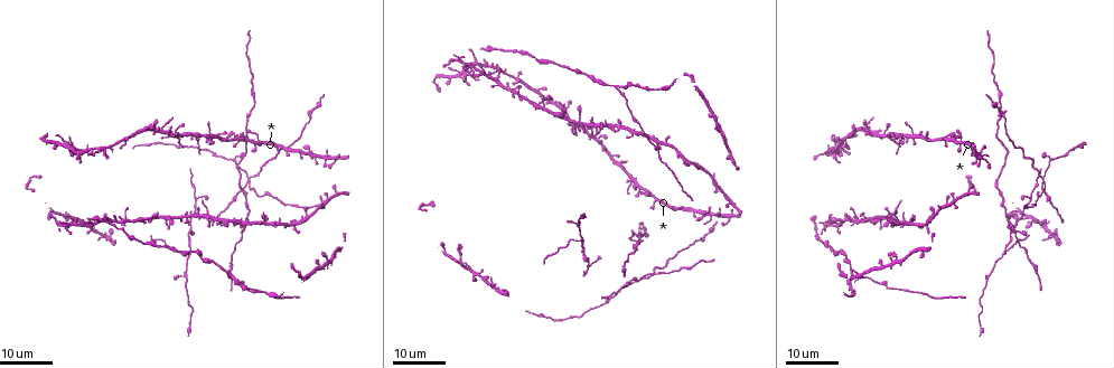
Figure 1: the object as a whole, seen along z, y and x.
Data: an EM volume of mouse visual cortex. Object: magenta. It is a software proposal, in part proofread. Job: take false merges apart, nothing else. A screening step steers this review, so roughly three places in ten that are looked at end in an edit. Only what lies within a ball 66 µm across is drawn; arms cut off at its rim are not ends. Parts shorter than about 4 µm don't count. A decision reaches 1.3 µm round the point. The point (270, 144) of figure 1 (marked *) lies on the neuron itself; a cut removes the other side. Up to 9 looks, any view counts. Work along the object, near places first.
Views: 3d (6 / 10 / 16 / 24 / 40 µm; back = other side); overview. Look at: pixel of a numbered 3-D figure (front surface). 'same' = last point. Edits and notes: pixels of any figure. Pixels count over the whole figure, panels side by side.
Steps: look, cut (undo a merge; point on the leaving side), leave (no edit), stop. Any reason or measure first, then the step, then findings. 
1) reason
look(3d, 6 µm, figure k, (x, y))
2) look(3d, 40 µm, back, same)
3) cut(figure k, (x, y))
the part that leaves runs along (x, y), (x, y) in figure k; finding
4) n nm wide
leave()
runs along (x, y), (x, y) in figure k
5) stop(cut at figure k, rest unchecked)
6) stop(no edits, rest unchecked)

two arms at a narrow angle
look(3d, 24 µm, figure 1, (1043, 175))

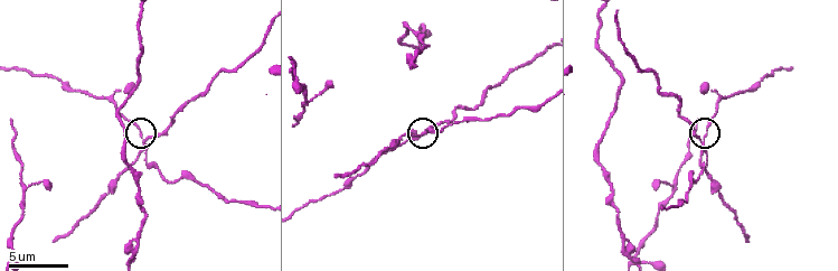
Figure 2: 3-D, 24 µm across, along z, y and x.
look(3d, 10 µm, figure 2, (703, 139))

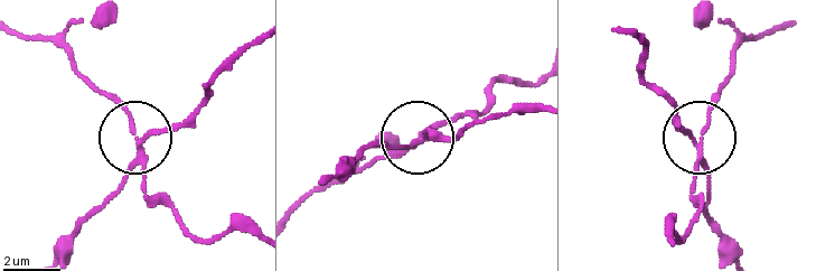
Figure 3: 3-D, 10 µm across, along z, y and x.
4 arms
cut(figure 3, (119, 192))
the part that leaves runs along (142, 155), (149, 138), (193, 114), (214, 78), (257, 39) in figure 3; two neurons meet here

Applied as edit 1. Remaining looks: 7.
arms part here
look(3d, 24 µm, figure 1, (582, 241))

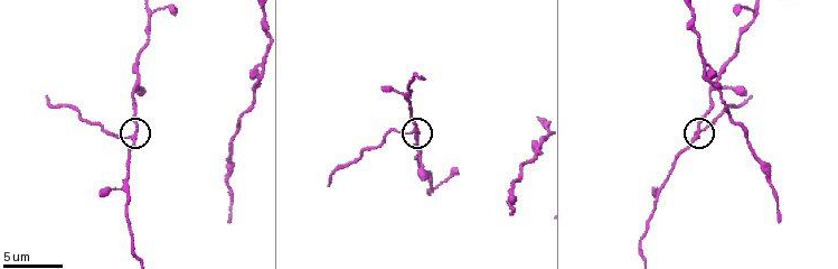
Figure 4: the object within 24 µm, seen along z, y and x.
look(3d, 6 µm, figure 4, (413, 131))

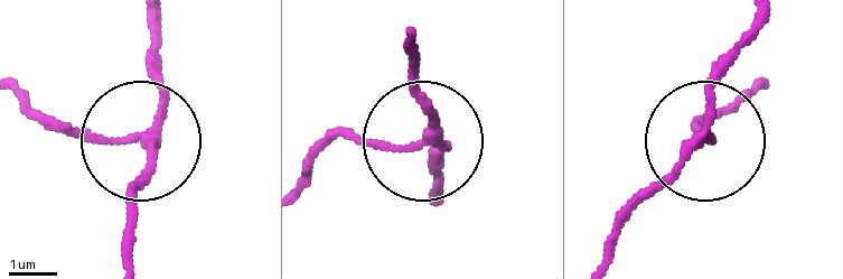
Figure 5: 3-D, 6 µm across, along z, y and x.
side arm 19 µm
cut(figure 5, (75, 135))
the part that leaves runs along (141, 131), (109, 143), (48, 128), (20, 103) in figure 5; a second neuron is stuck on

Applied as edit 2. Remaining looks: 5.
three arms meet
look(3d, 10 µm, figure 4, (416, 151))

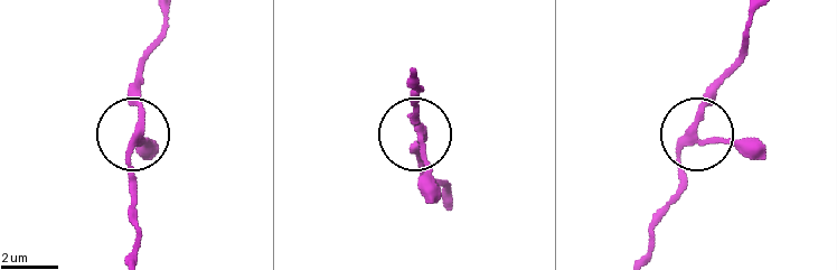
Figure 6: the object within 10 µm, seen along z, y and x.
look(3d, 6 µm, figure 6, (694, 138))

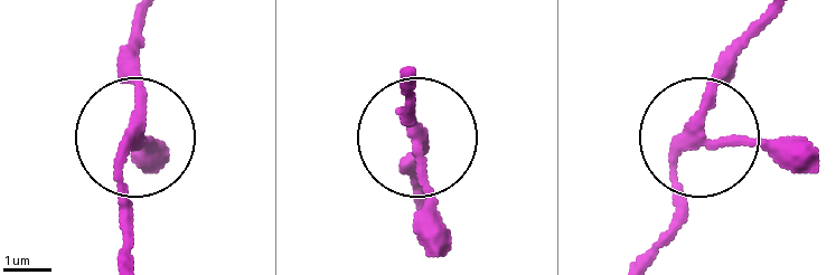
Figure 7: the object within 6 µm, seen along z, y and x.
3 arms
leave()
one neuron here

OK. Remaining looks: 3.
look(3d, 10 µm, figure 2, (596, 158))

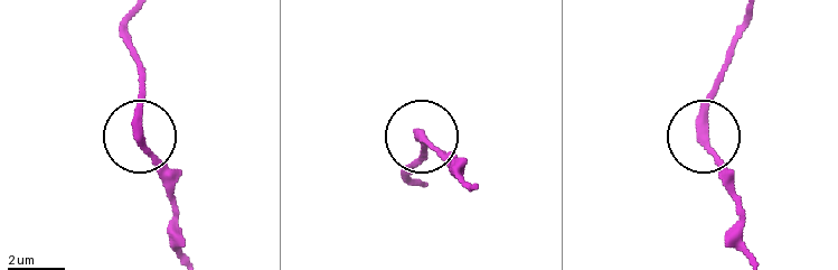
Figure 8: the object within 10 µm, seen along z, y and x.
280 nm wide
leave()
all the same neuron

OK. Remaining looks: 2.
three-way junction
look(3d, 16 µm, figure 4, (431, 189))

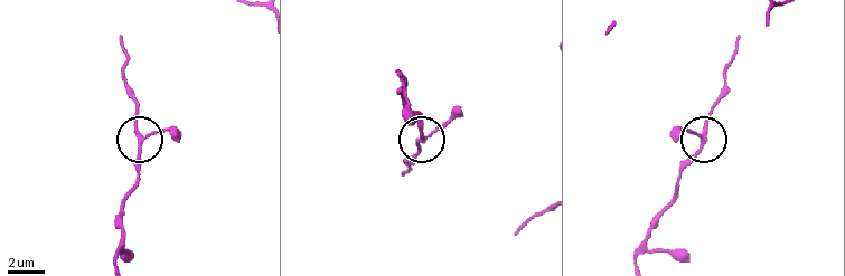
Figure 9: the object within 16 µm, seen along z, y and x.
180 nm wide
leave()
one neuron here

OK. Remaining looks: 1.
stop(cut at figure 3, cut at figure 5, rest unchecked)

